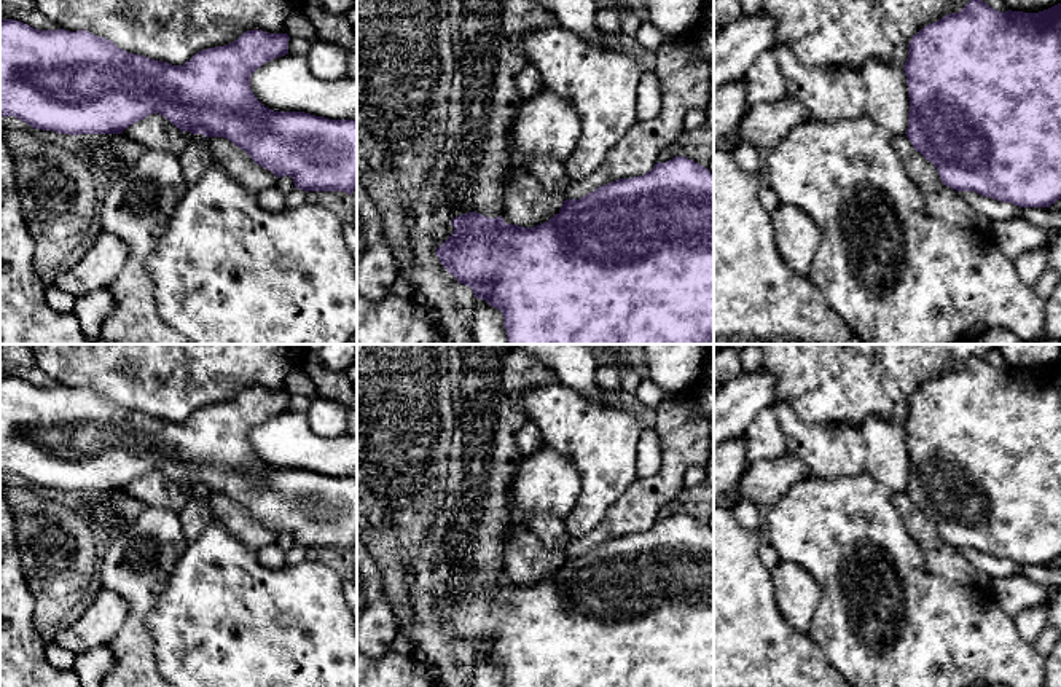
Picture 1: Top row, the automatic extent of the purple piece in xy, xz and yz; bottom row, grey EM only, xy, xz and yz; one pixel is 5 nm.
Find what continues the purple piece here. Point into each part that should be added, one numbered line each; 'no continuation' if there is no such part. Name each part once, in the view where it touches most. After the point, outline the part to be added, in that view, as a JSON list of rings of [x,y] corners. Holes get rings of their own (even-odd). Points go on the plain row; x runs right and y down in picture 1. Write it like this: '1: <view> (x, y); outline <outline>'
no continuation

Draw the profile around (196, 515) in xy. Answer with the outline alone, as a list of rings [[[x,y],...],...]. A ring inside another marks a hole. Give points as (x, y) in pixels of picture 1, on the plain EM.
[[[194,494],[186,502],[185,508],[178,513],[178,516],[185,537],[188,544],[191,544],[213,521],[213,513],[207,494],[204,494],[202,497]]]

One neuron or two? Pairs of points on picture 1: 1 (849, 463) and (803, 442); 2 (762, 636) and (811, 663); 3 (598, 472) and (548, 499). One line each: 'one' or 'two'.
1: one
2: one
3: two

